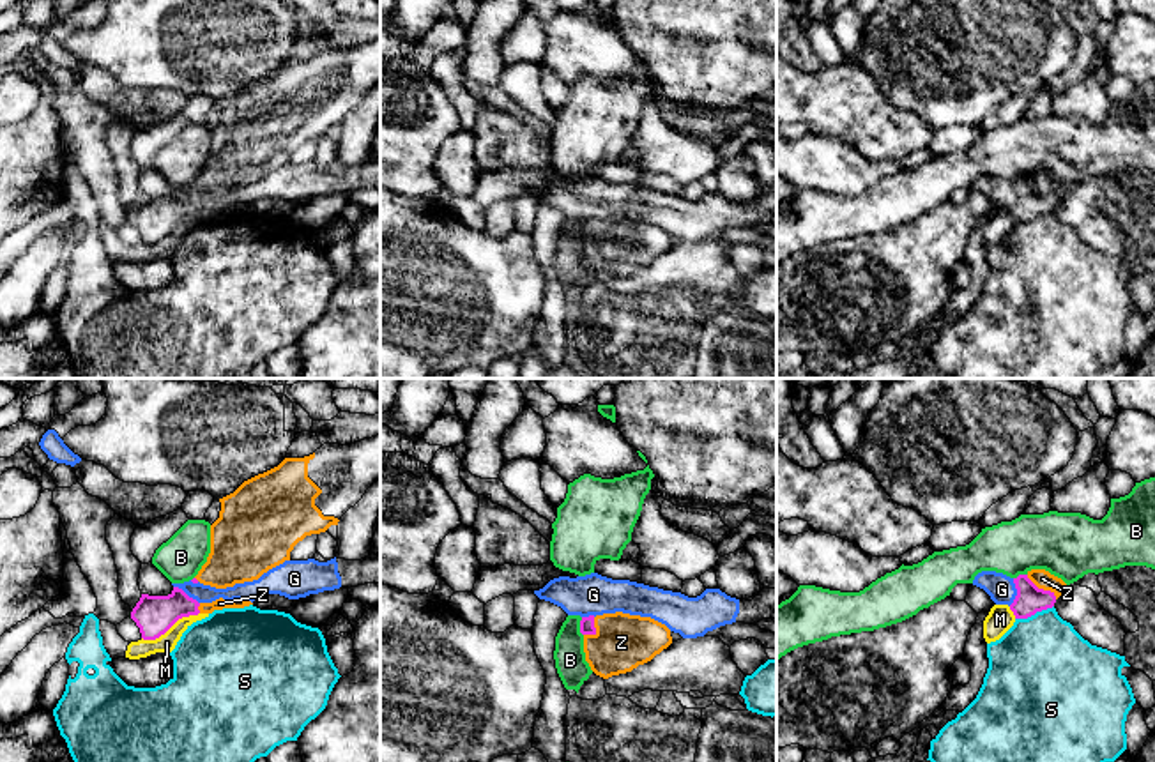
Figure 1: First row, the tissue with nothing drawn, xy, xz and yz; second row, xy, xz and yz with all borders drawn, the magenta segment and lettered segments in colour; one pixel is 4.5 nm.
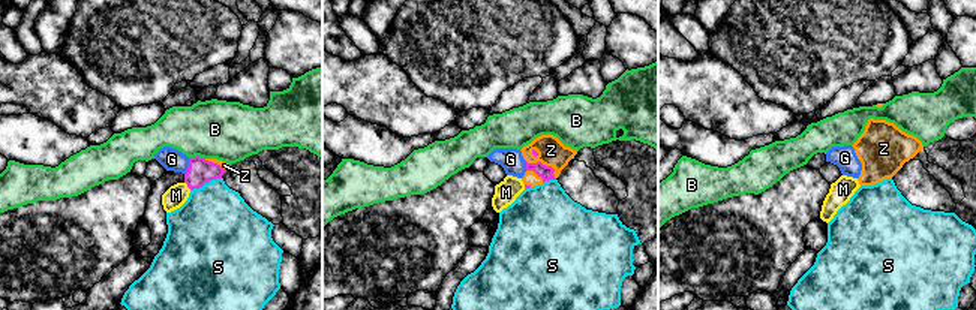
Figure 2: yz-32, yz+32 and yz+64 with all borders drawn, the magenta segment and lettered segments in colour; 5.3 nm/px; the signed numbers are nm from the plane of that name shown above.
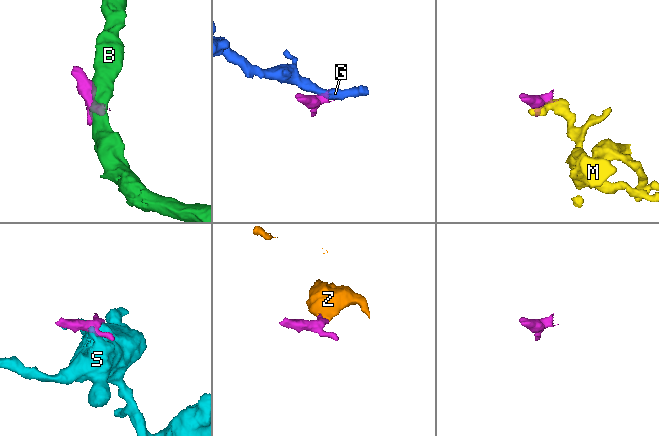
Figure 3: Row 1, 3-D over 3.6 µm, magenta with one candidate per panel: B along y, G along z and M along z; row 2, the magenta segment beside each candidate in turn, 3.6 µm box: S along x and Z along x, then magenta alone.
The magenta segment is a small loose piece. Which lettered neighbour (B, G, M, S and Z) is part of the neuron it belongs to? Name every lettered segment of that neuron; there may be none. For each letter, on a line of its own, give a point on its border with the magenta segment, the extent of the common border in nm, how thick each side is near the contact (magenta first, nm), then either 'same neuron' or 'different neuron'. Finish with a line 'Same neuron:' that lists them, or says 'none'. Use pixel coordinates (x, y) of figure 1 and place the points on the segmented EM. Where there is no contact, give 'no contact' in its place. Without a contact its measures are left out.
B: meets magenta in xz at (581, 626); contact 90 nm long; 60 nm thick on the magenta side, 140 nm on the other; different neuron
G: meets magenta in yz at (1017, 593); contact 130 nm long; 130 nm thick on the magenta side, 130 nm on the other; different neuron
M: meets magenta in xy at (170, 626); contact 300 nm long; 180 nm thick on the magenta side, 90 nm on the other; different neuron
S: meets magenta in yz at (1033, 614); contact 190 nm long; 130 nm thick on the magenta side, 460 nm on the other; different neuron
Z: meets magenta in yz at (1042, 589); contact 180 nm long; 130 nm thick on the magenta side, 90 nm on the other; same neuron
Same neuron: Z

